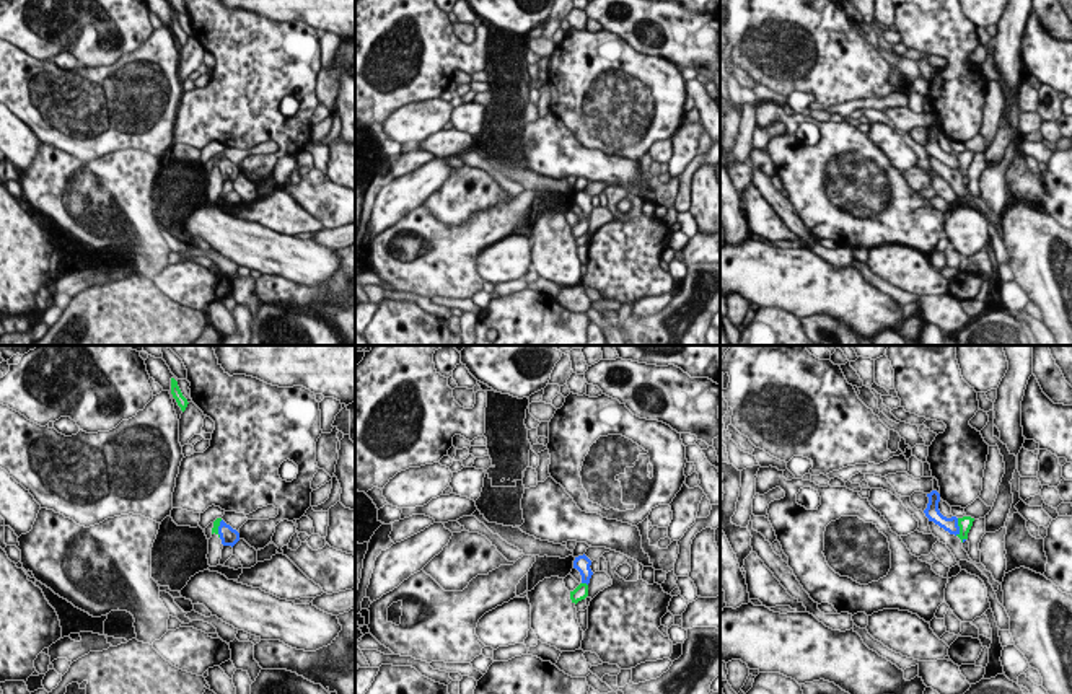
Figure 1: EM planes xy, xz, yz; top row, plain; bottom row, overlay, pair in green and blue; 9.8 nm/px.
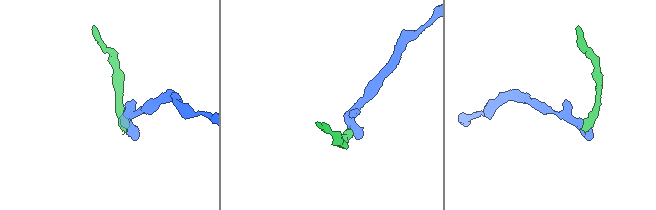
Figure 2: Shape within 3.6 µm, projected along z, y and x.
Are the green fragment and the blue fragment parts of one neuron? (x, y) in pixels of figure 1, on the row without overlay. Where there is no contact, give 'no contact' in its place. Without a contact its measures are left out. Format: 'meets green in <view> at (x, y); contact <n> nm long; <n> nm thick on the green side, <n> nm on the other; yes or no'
meets green in yz at (958, 160); contact 180 nm long; 140 nm thick on the green side, 140 nm on the other; no

